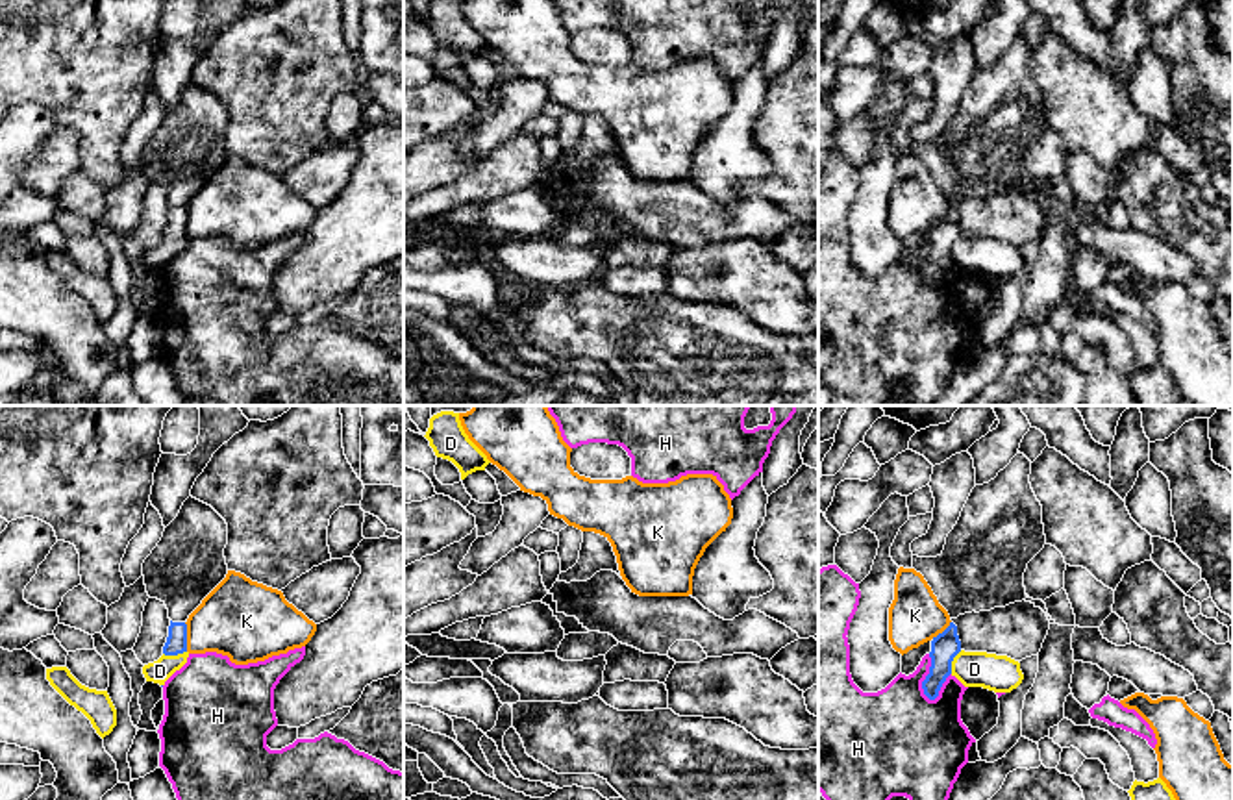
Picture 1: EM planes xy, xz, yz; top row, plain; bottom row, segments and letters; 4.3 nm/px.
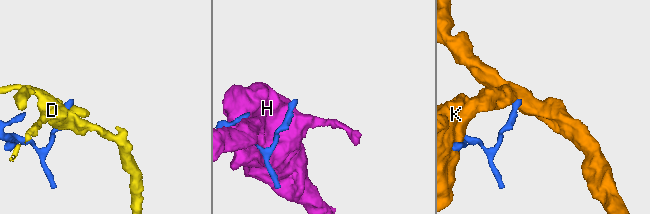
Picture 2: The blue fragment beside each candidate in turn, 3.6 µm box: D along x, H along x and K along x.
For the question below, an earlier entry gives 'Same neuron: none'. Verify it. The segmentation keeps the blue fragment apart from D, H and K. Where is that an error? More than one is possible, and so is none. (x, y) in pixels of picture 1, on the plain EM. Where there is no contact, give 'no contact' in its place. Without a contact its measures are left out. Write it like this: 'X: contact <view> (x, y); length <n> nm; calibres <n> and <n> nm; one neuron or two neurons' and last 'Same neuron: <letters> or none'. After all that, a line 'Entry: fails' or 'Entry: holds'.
D: contact xy (174, 239); length 110 nm; calibres 100 and 100 nm; two neurons
H: contact yz (926, 263); length 200 nm; calibres 120 and 380 nm; two neurons
K: contact xy (186, 223); length 130 nm; calibres 100 and 340 nm; two neurons
Same neuron: none
Entry: holds

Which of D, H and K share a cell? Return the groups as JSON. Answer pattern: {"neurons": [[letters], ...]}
{"neurons": [["D"], ["H"], ["K"]]}

